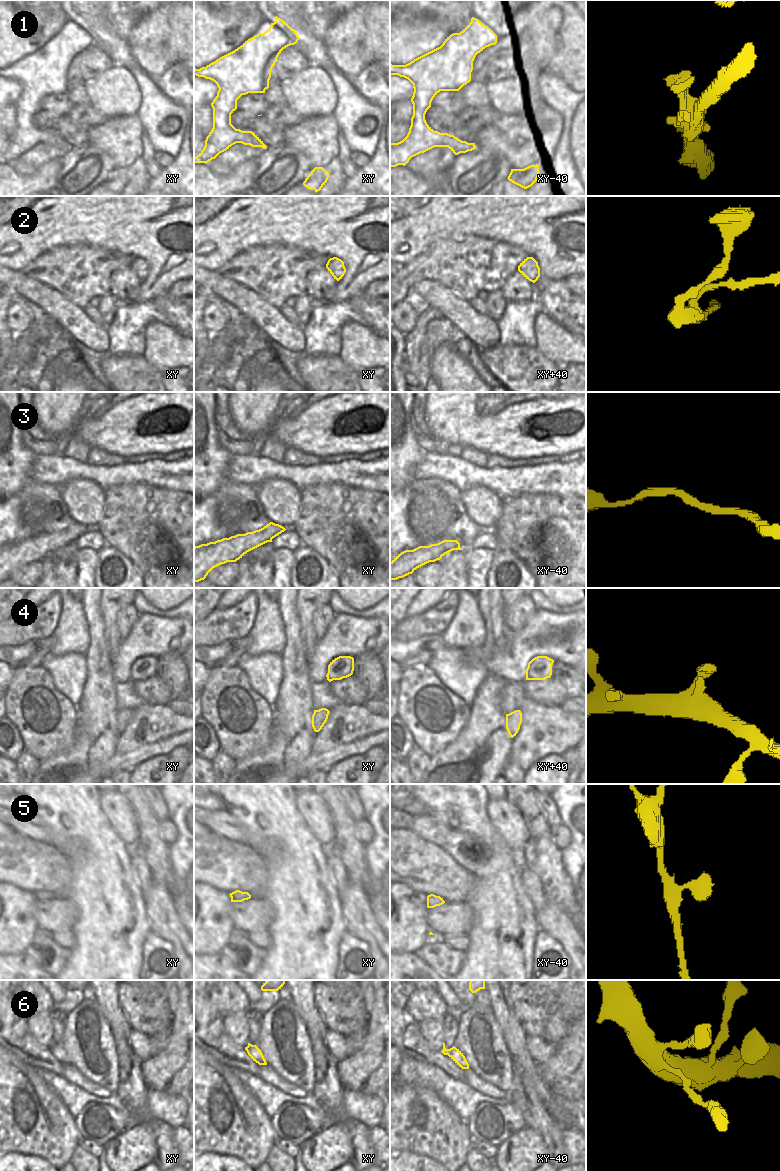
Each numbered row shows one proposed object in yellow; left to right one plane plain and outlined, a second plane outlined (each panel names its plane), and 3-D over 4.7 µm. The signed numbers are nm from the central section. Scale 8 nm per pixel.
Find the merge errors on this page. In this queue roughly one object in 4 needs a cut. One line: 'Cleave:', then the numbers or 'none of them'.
Cleave: 6

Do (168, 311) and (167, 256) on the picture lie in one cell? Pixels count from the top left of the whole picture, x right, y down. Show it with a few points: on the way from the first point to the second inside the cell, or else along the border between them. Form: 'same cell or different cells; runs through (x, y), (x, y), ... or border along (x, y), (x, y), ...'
different cells; border along (165, 294), (161, 294), (153, 300)

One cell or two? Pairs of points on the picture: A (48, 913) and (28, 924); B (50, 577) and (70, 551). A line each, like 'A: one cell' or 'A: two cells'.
A: two cells
B: one cell

